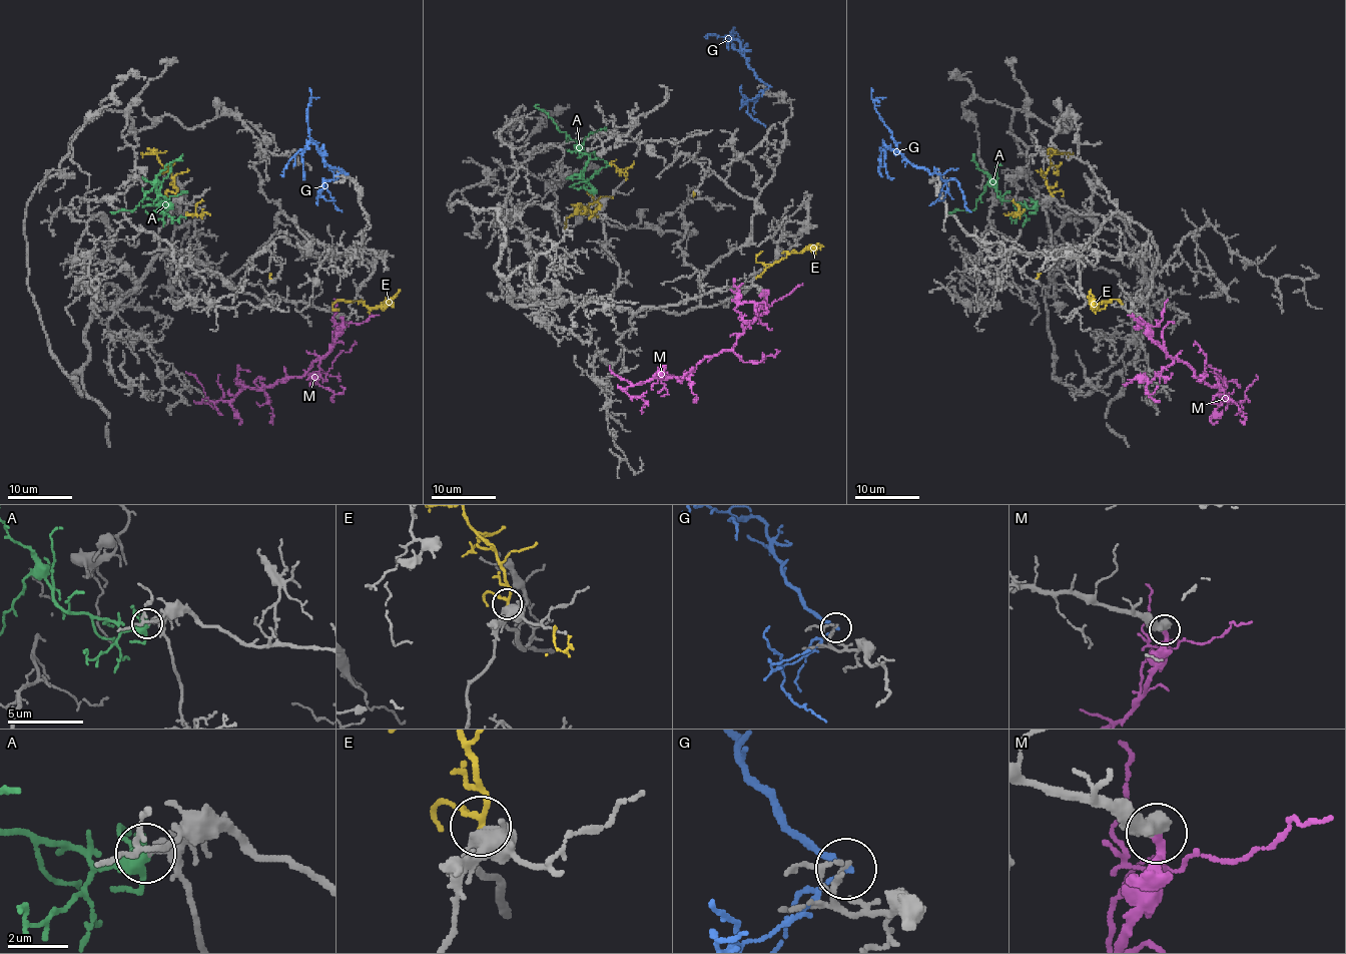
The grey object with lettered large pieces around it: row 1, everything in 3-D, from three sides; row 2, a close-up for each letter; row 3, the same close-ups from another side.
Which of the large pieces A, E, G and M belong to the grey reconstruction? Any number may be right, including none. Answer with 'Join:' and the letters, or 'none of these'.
Join: M

